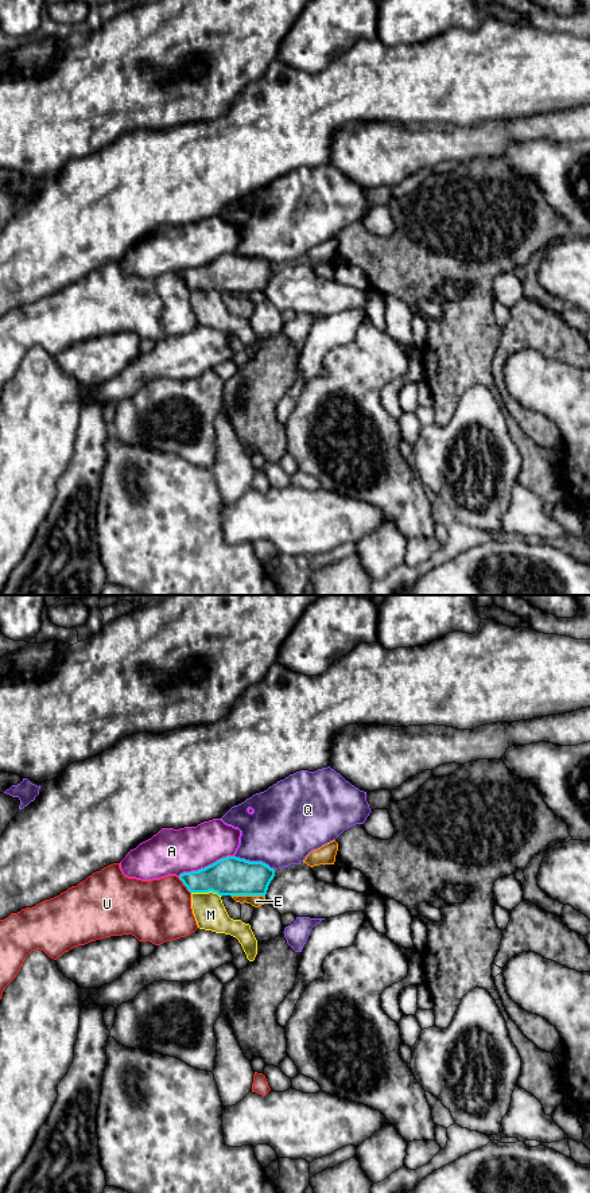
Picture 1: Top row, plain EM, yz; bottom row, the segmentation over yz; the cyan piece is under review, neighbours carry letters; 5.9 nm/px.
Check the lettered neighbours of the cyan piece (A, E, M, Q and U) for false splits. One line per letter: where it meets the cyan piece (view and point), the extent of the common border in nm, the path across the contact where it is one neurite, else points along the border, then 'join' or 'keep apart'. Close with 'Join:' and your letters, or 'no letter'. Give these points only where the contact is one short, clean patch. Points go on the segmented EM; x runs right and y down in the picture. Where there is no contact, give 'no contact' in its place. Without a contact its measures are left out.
A: contact yz (205, 867); length 360 nm; keep apart
E: contact yz (248, 894); length 200 nm; border yz (231, 896), (264, 897); keep apart
M: contact yz (206, 892); length 190 nm; keep apart
Q: contact yz (255, 862); length 260 nm; keep apart
U: contact yz (183, 883); length 130 nm; keep apart
Join: no letter

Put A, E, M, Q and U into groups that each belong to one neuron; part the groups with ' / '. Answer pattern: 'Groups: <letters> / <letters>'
Groups: A / E / M / Q / U

